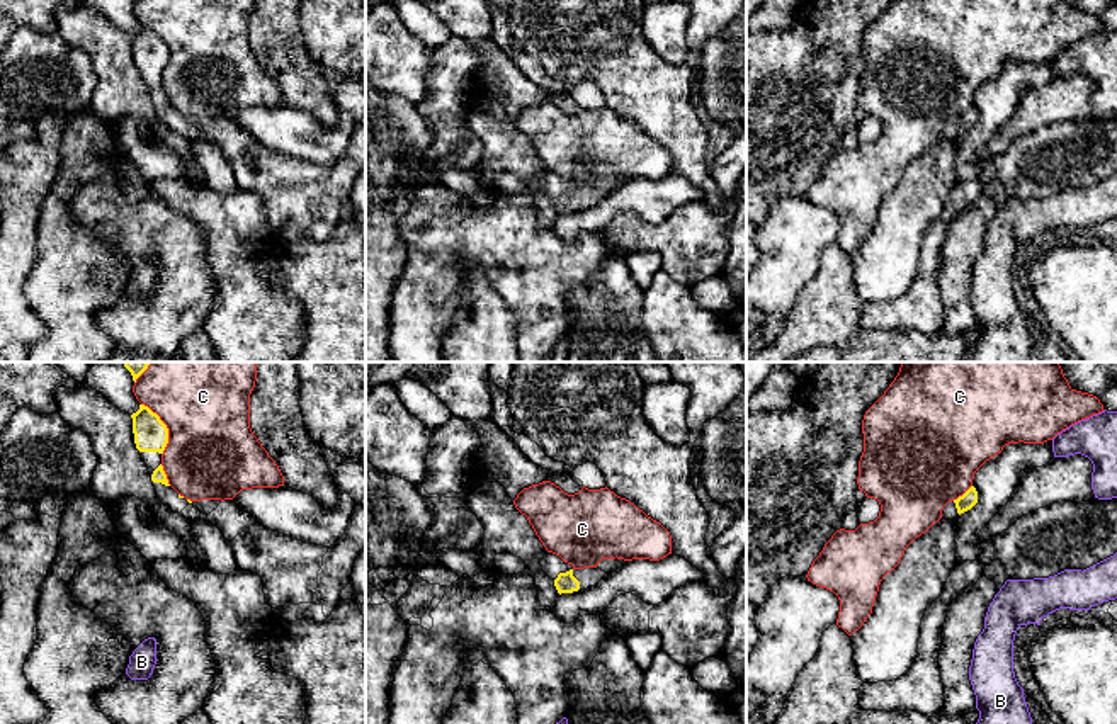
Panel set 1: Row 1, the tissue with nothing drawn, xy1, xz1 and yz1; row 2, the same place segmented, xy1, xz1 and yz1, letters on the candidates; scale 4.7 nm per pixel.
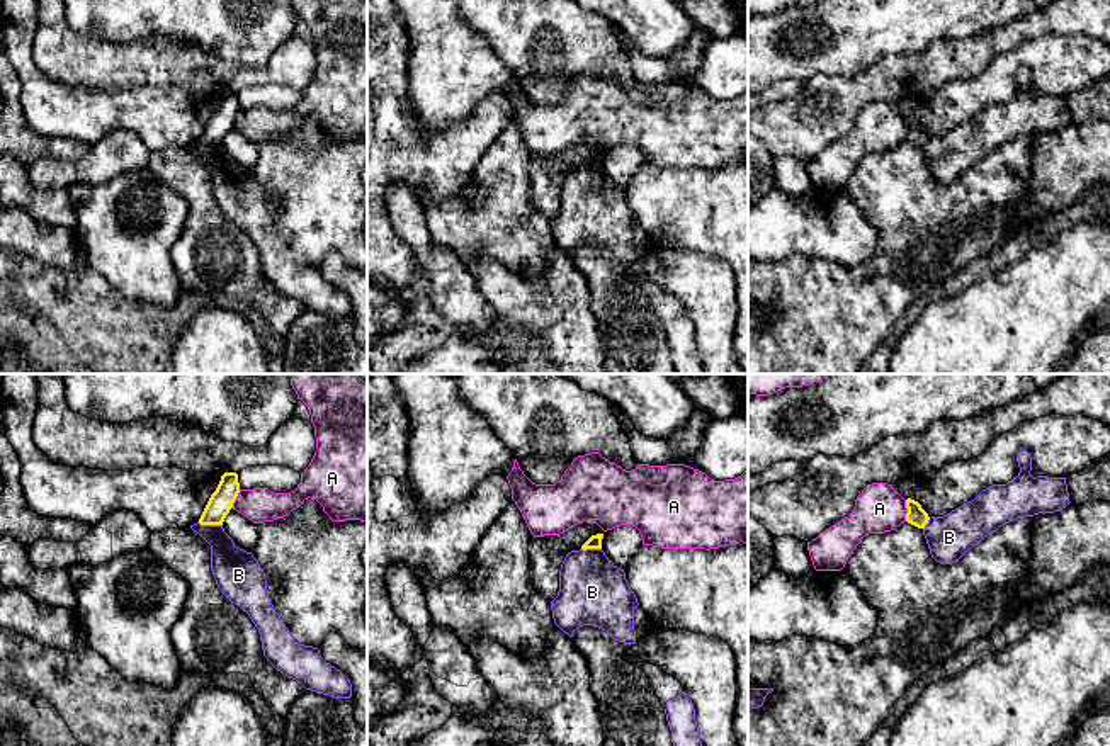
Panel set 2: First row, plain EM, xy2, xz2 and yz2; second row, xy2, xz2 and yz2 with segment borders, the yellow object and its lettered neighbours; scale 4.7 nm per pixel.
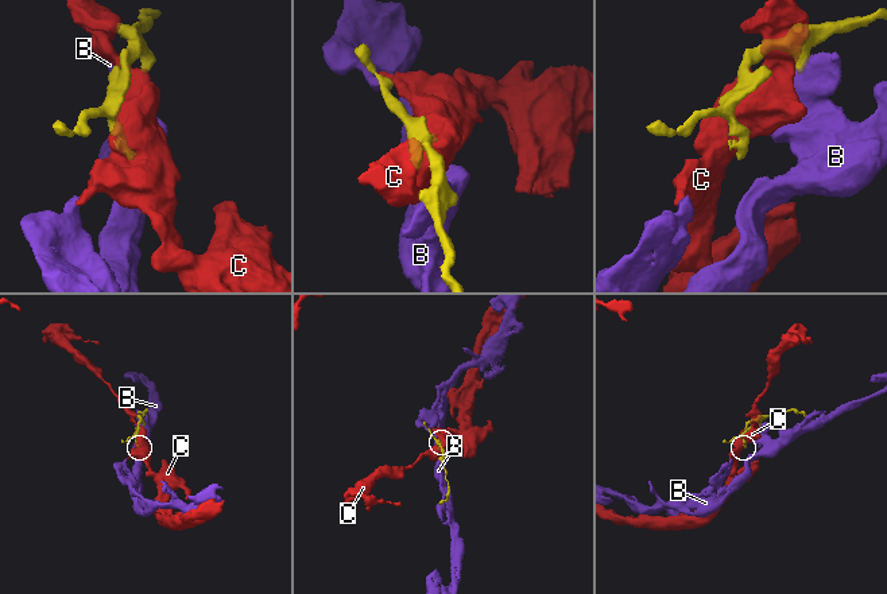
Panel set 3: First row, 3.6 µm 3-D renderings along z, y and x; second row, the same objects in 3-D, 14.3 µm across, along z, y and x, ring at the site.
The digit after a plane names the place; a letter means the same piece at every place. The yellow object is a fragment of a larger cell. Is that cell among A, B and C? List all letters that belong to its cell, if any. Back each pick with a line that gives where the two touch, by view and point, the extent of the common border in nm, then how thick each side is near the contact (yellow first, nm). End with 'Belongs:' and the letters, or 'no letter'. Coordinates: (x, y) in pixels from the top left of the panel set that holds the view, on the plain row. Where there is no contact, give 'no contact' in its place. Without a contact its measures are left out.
Belongs: no letter

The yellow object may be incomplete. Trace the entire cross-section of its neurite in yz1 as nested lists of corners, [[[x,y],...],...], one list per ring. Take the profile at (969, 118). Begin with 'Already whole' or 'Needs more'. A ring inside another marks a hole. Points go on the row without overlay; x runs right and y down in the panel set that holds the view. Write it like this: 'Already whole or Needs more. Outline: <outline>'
Needs more. Outline: [[[971,105],[962,116],[949,121],[942,129],[942,138],[957,139],[961,133],[971,129],[978,122],[978,110]]]

